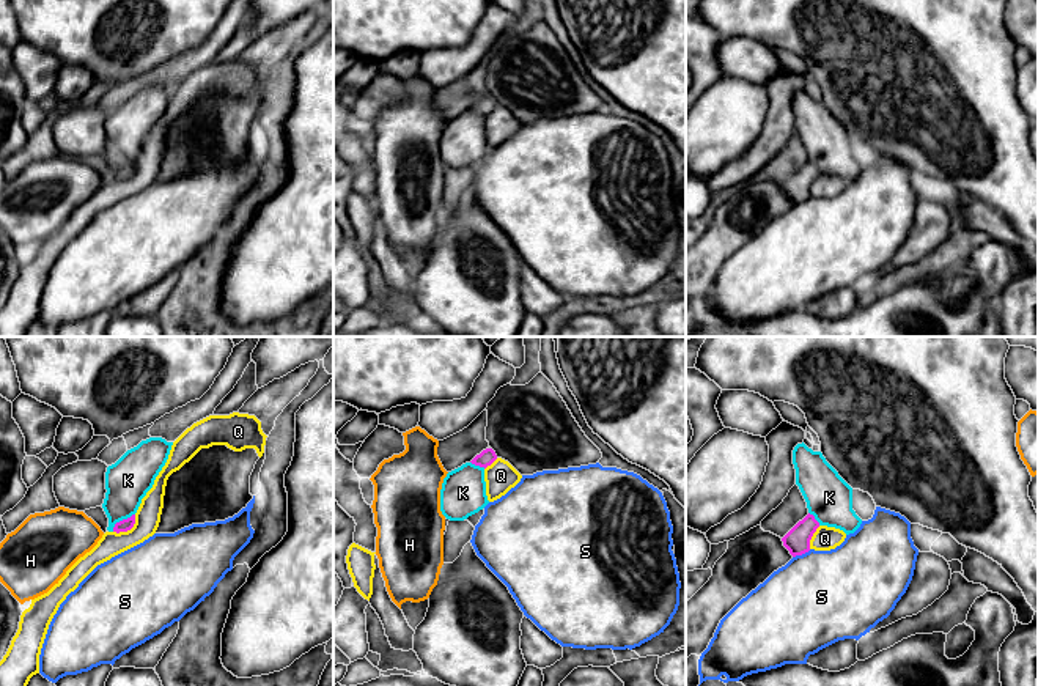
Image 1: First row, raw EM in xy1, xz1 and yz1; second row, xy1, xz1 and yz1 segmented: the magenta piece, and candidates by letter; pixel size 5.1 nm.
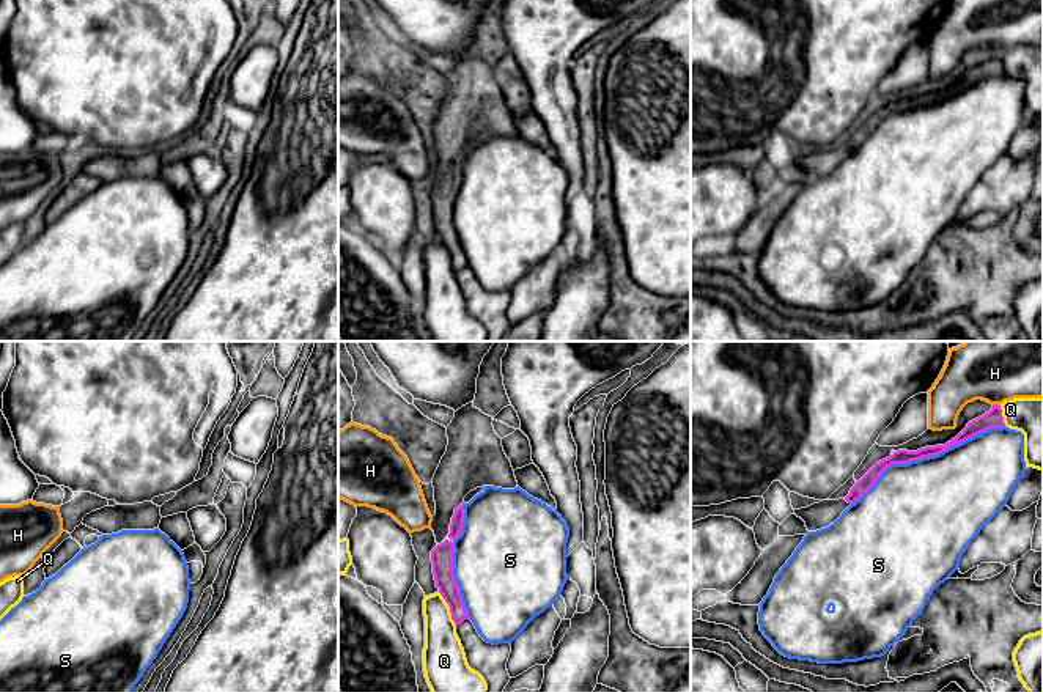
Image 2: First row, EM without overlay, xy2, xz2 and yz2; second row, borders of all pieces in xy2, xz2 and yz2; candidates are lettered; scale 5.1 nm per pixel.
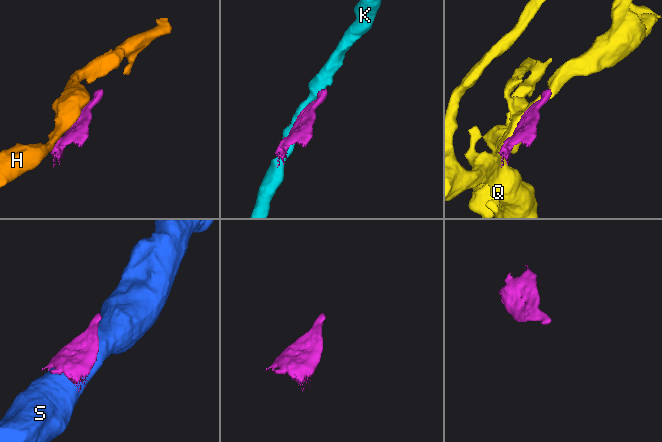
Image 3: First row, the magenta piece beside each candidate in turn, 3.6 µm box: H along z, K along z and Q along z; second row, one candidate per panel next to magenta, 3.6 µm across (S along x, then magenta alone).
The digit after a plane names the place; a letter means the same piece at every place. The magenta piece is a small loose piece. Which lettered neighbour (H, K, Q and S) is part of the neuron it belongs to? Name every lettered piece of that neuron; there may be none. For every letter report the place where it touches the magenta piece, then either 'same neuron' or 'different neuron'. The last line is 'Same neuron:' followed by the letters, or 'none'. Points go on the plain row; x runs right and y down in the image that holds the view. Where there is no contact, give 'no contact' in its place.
H: meets magenta in yz2 at (996, 52); different neuron
K: meets magenta in xy1 at (123, 167); different neuron
Q: meets magenta in xz2 at (450, 257); different neuron
S: meets magenta in yz2 at (927, 104); different neuron
Same neuron: none

